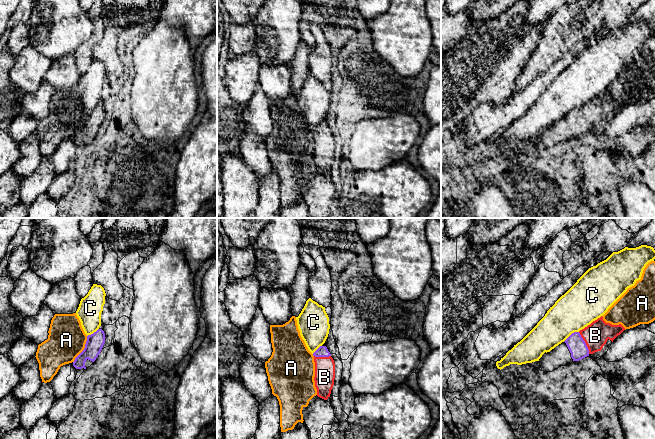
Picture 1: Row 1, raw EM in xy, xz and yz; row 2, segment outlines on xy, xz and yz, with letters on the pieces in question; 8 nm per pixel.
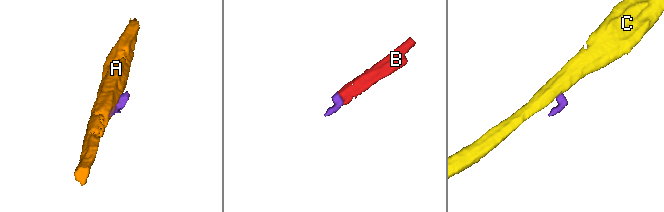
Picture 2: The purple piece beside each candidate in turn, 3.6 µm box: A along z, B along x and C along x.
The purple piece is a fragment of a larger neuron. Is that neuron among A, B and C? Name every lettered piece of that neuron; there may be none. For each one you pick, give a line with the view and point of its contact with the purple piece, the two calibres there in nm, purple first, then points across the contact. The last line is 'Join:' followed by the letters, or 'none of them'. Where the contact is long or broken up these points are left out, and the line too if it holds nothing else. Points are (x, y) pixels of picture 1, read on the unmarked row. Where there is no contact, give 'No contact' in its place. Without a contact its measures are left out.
B: Touches purple at yz (585, 119). Thickness 140 nm (purple) against 200 nm. Path across: yz (575, 119), (585, 119), (595, 111)
Join: B

